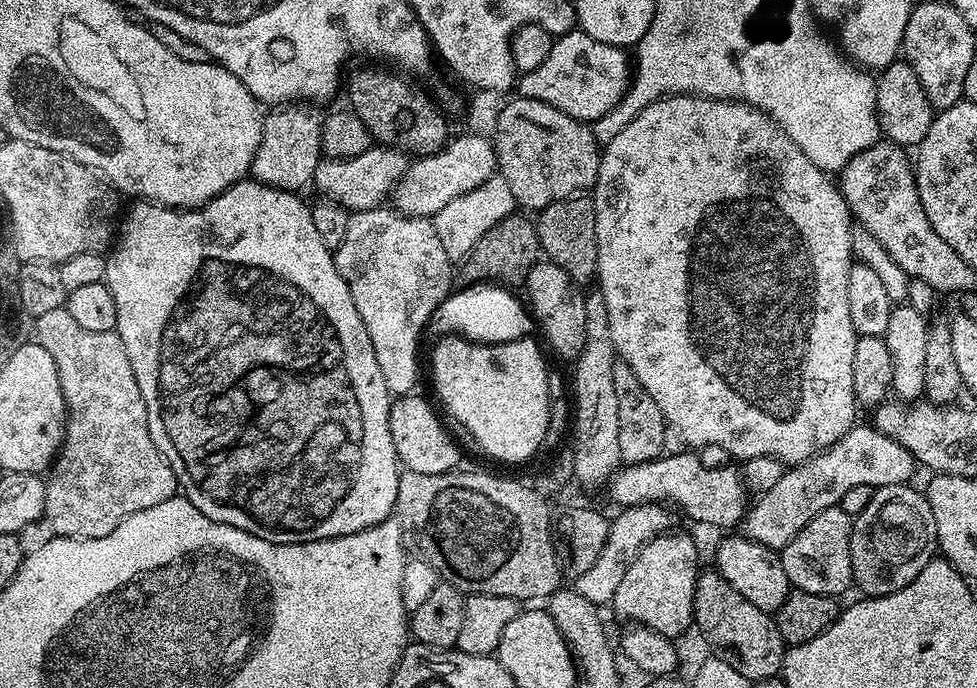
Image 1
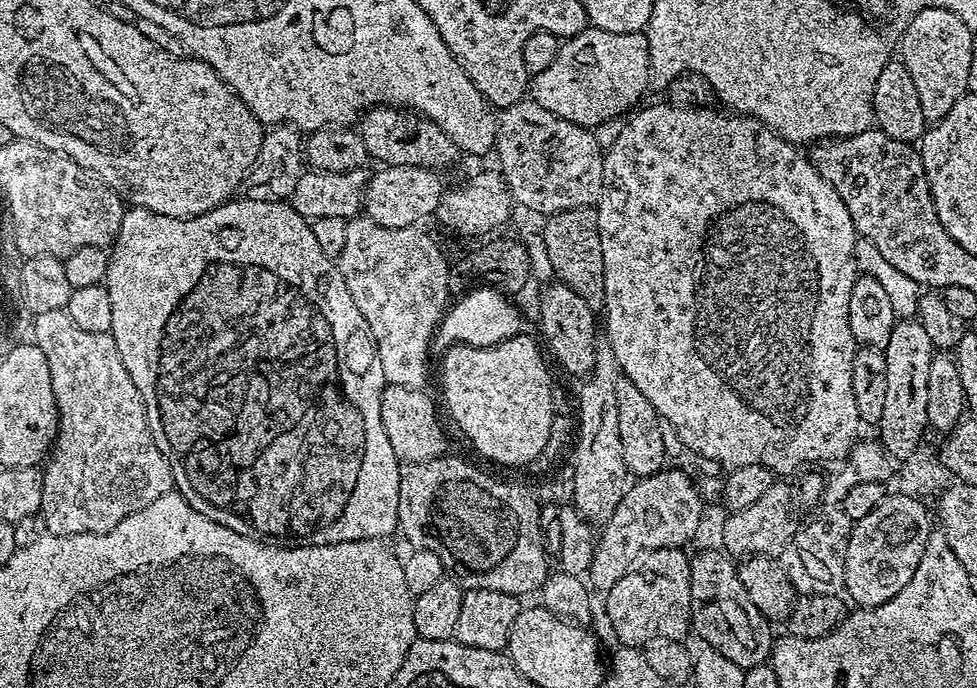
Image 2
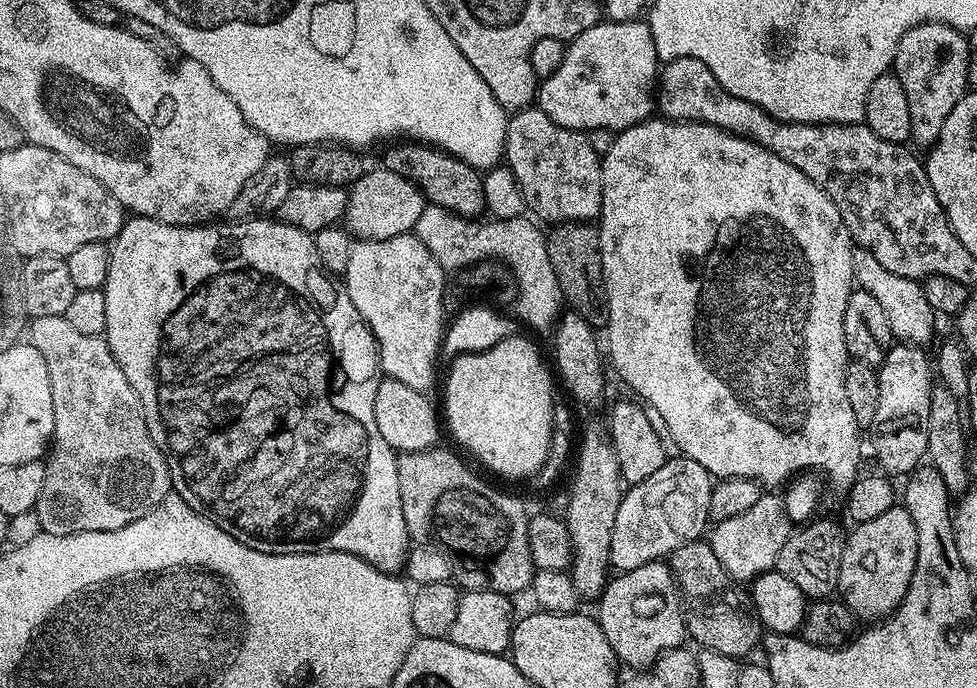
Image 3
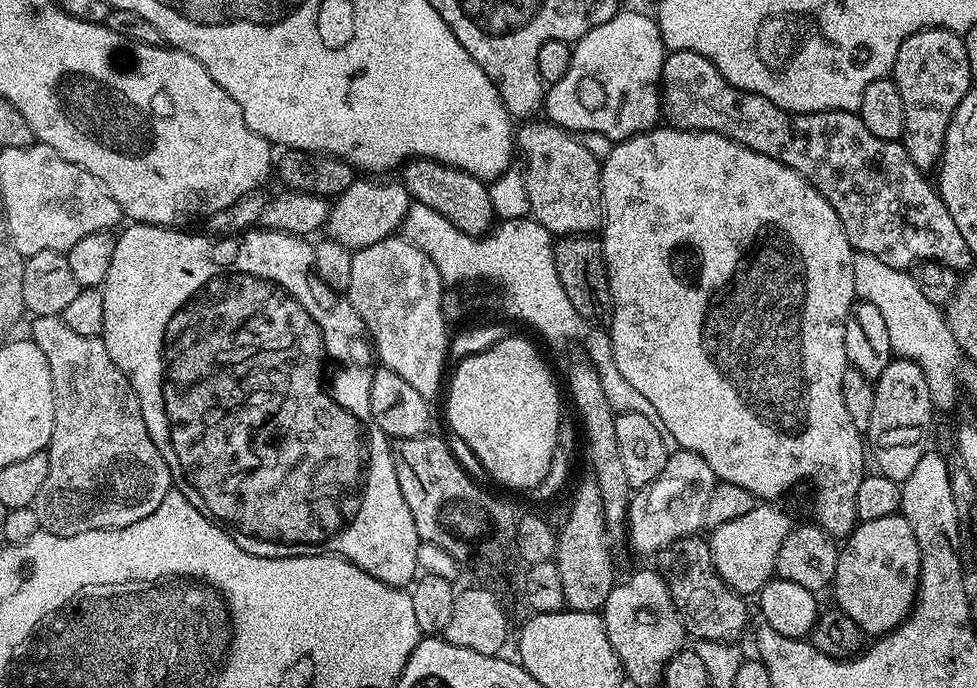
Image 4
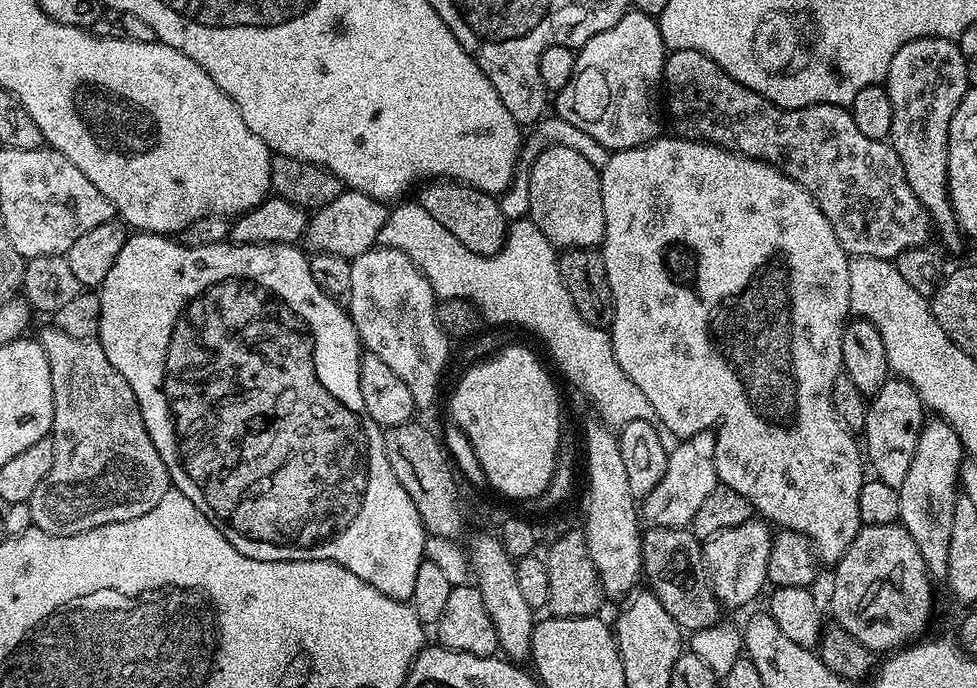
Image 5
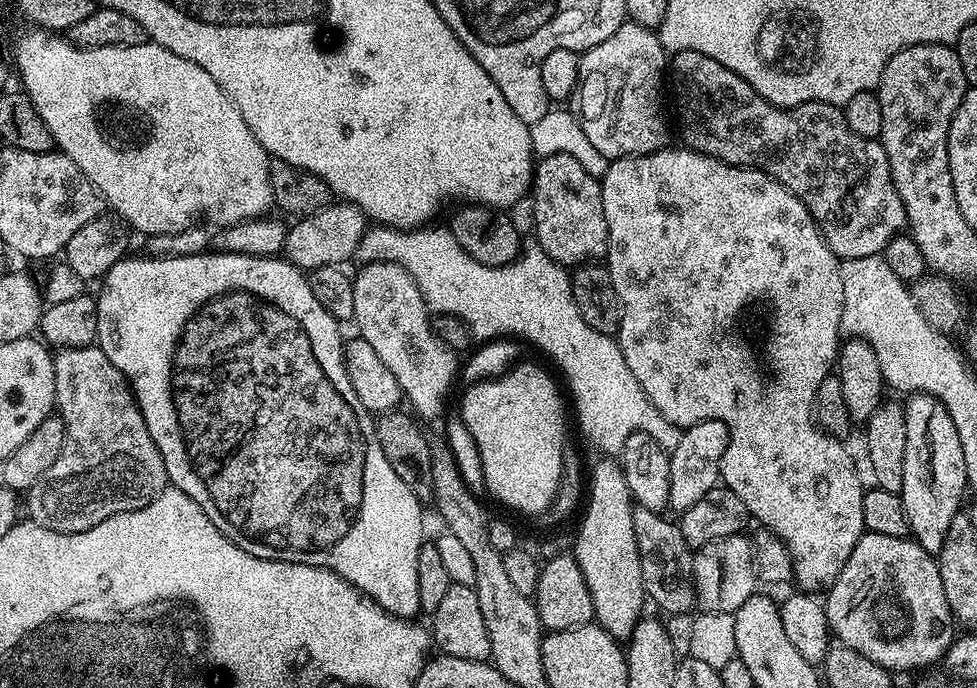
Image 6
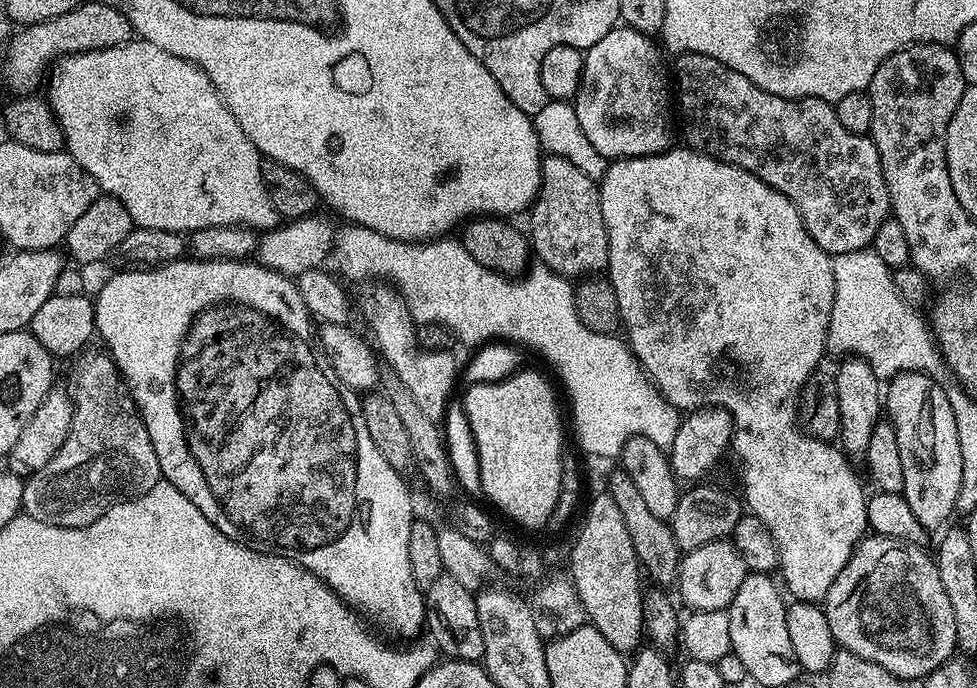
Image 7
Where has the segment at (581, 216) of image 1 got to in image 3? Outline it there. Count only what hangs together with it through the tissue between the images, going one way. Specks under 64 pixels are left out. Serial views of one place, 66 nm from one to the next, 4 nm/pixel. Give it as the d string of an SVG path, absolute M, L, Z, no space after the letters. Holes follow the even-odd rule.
M570 220L555 225L553 232L547 233L547 248L554 275L560 287L560 295L568 300L591 328L604 330L608 327L608 299L606 282L602 274L602 254L600 253L600 229L595 223Z

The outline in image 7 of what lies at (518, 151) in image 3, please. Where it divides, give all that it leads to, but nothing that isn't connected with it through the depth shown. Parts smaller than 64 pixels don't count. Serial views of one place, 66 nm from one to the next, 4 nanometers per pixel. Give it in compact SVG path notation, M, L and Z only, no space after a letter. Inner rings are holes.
M545 155L540 162L540 189L530 209L532 232L530 248L535 259L560 276L588 278L608 267L608 235L606 222L602 218L602 202L597 181L586 176L566 158Z

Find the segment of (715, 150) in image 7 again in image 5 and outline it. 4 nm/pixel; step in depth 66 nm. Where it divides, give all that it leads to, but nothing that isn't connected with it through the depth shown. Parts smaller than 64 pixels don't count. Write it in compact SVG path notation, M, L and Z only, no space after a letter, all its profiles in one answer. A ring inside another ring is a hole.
M677 48L665 55L662 88L666 93L667 115L668 112L672 115L672 124L676 127L673 128L675 135L686 140L702 140L706 144L717 144L718 147L725 148L727 152L736 152L739 156L749 156L755 160L761 160L764 164L769 164L780 172L784 172L794 182L798 182L804 187L810 194L810 198L814 198L818 210L822 210L822 214L826 214L826 220L830 222L838 242L849 257L869 256L870 258L895 261L896 256L902 254L902 250L919 248L929 243L928 235L933 235L934 232L932 217L928 215L928 210L922 206L922 202L918 202L914 190L910 190L910 182L906 180L906 170L902 170L902 162L898 158L898 154L892 149L891 143L866 138L866 134L862 134L862 130L858 130L852 113L847 107L838 104L811 104L805 108L780 108L774 102L767 100L762 94L742 86L742 82L730 78L730 74L726 74L726 70L719 68L706 54L702 54L698 50L686 50L685 48Z

